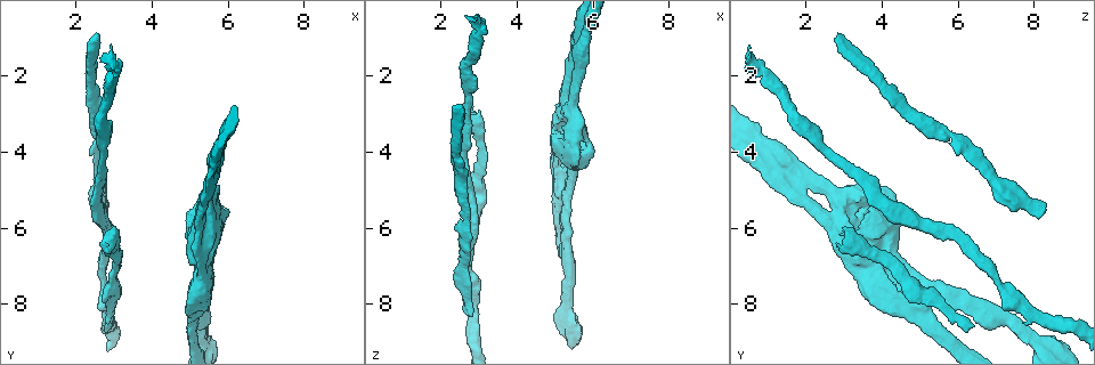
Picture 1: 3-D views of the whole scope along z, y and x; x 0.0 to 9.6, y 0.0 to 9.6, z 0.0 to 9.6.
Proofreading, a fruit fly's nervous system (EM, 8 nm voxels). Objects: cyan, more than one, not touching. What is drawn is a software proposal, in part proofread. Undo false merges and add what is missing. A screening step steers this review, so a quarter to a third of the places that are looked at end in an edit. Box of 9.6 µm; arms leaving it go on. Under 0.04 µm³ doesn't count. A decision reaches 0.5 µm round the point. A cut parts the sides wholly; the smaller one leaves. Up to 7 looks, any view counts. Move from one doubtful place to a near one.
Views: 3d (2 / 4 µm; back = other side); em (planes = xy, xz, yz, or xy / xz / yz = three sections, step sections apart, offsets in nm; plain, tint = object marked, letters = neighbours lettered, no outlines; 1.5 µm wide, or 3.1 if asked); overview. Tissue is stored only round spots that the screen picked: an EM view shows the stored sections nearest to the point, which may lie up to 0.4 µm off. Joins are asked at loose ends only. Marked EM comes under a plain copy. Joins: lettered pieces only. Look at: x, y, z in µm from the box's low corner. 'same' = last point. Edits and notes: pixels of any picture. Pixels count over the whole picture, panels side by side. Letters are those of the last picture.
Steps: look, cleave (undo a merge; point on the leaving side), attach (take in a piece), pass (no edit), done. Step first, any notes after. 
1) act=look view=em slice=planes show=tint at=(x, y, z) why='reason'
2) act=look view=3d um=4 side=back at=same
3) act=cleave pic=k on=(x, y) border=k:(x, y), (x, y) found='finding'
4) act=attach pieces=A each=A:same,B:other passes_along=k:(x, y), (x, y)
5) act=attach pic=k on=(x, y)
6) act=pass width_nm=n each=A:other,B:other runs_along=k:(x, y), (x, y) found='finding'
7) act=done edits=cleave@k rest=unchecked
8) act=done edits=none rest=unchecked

act=look view=em slice=planes show=letters at=(2.80, 5.60, 8.20) why='free end'

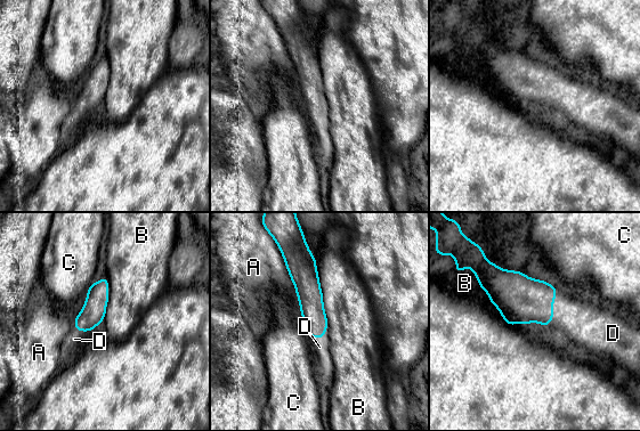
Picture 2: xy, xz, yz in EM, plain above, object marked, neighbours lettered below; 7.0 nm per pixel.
act=attach pieces=D each=A:other,B:other,C:other,D:same passes_along=2:(519, 299), (552, 308), (583, 320) found='it goes on there'

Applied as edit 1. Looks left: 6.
act=look view=3d um=4 at=(2.95, 5.95, 2.95) why='branch stops here'

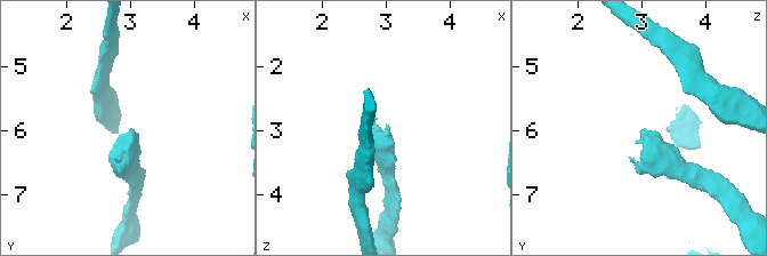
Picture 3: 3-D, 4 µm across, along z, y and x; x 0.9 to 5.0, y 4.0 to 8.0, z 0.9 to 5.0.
act=look view=em slice=planes show=tint at=(3.00, 6.00, 3.00) why='shape alone is not enough'

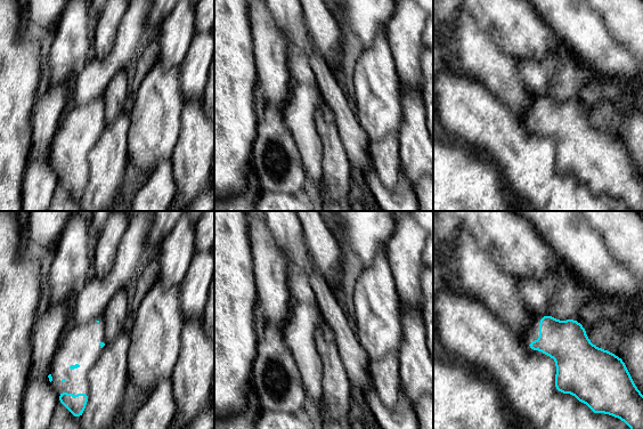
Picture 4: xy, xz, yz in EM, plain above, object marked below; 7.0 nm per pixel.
act=look view=em slice=planes show=letters at=same

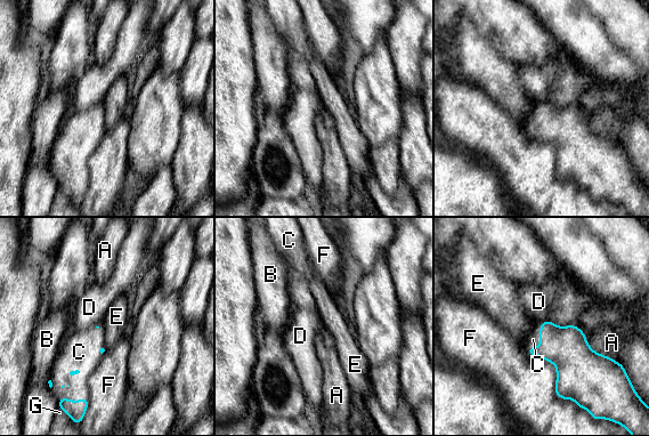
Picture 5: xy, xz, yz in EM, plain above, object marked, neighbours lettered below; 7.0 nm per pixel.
act=attach pieces=C longest_contact=F:360nm each=A:other,B:other,C:same,D:other,E:other,F:other,G:other found='the neuron continues'

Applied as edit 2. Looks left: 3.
act=look view=3d um=2 at=(5.35, 7.55, 5.20) why='closes a loop'

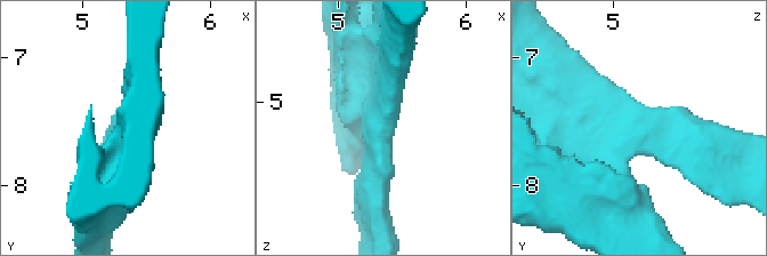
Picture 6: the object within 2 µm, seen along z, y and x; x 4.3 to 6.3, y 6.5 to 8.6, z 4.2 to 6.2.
act=look view=em slice=yz step=4 show=tint at=(5.30, 7.58, 5.16) arm_widths_nm=240,320 why='now the EM'

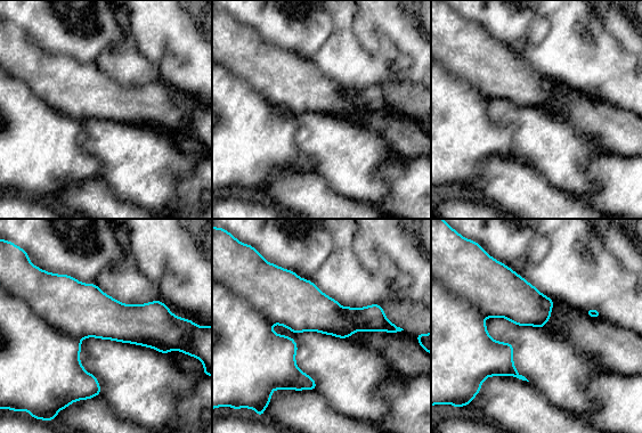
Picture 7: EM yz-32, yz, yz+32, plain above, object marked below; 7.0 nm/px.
act=look view=em slice=planes show=letters at=same why='another direction'

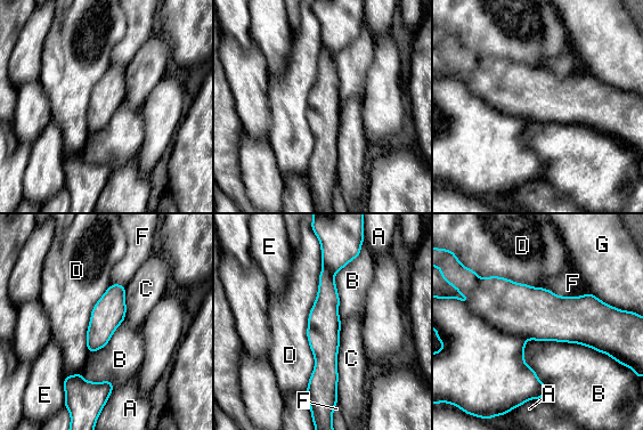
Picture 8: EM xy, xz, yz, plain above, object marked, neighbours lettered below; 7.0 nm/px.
act=cleave pic=8 on=(478, 358) longest_contact=D:1050nm each=A:other,B:other,C:other,D:other,E:other,F:other,G:other border=8:(470, 308), (495, 327), (525, 340) found='two neurons meet here'

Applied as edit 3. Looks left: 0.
act=done edits=attach@2,attach@5,cleave@8 rest=unchecked

